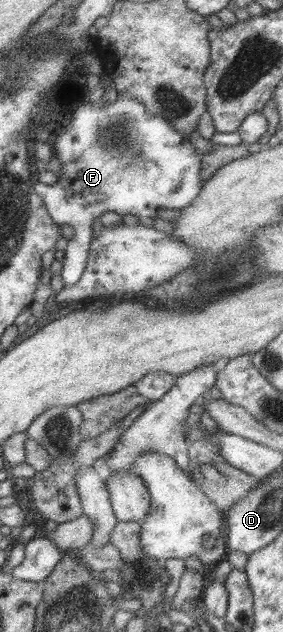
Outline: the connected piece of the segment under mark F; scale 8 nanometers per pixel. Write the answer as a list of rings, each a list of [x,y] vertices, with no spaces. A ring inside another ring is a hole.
[[[117,91],[117,98],[111,102],[87,102],[84,105],[78,106],[74,111],[67,114],[67,119],[62,121],[62,126],[57,128],[57,135],[55,135],[55,141],[52,145],[52,157],[55,157],[55,161],[61,166],[61,171],[56,174],[56,181],[52,185],[42,184],[41,182],[34,181],[33,188],[35,193],[39,194],[42,202],[44,203],[50,218],[56,224],[70,225],[73,229],[73,236],[71,237],[61,237],[59,238],[54,245],[54,249],[57,251],[63,251],[64,258],[62,260],[62,268],[60,271],[60,276],[63,282],[64,287],[69,287],[75,285],[79,281],[80,275],[83,273],[87,258],[88,258],[88,247],[92,242],[91,238],[91,227],[93,227],[93,221],[97,217],[101,217],[106,211],[112,211],[117,213],[117,215],[133,215],[137,217],[138,224],[144,225],[145,227],[153,228],[153,221],[157,219],[157,209],[183,209],[186,208],[194,199],[195,196],[199,193],[199,190],[202,186],[202,179],[200,176],[200,156],[195,152],[193,146],[185,139],[181,133],[175,131],[174,125],[166,117],[163,117],[159,114],[152,114],[147,111],[147,108],[141,103],[138,99],[134,97],[127,97],[121,92]]]

